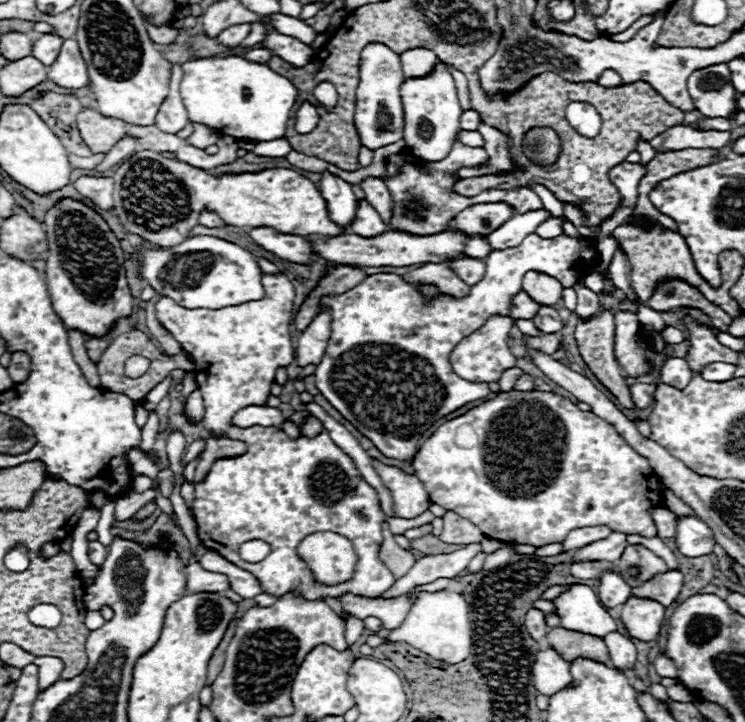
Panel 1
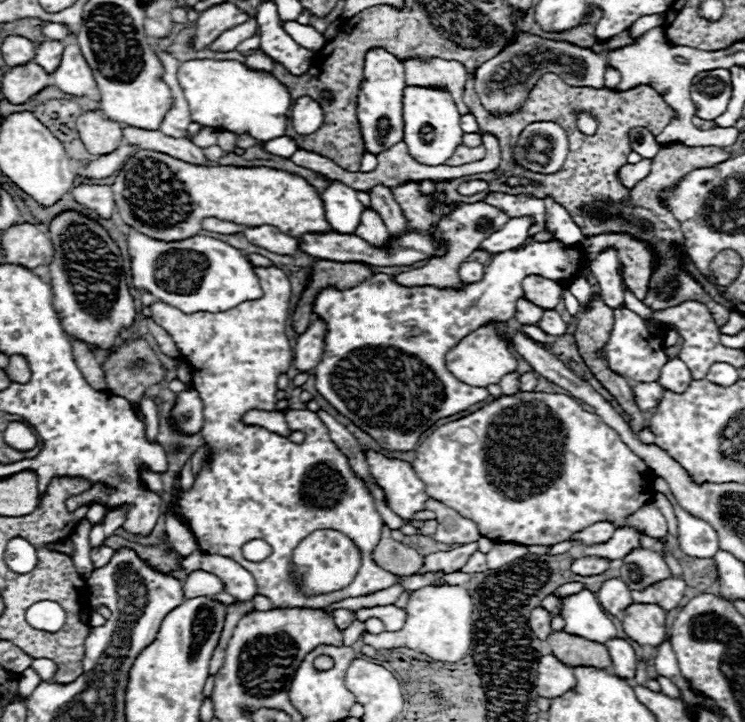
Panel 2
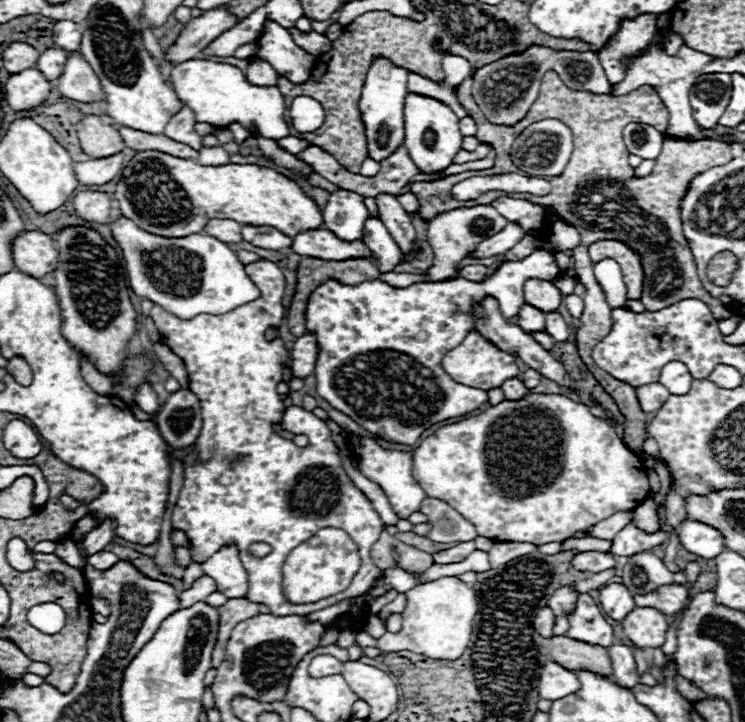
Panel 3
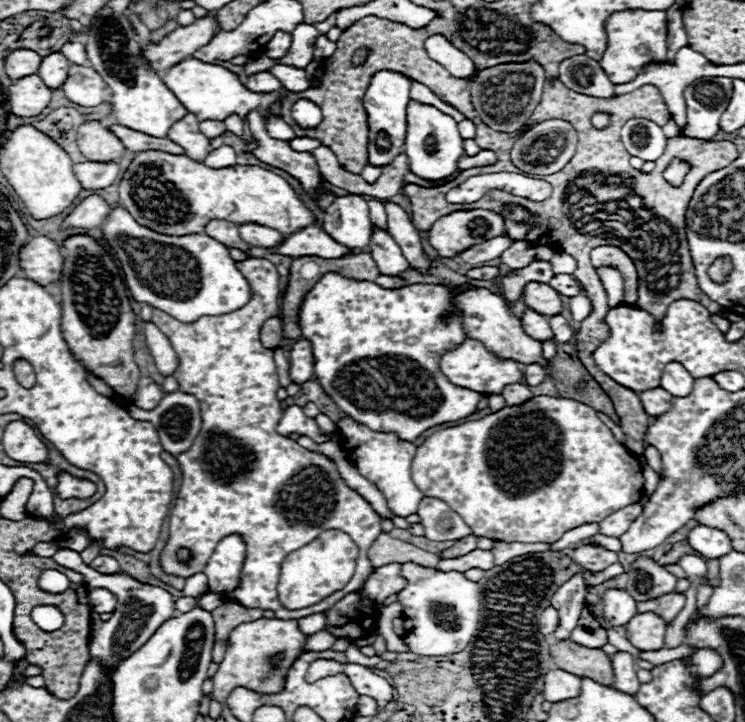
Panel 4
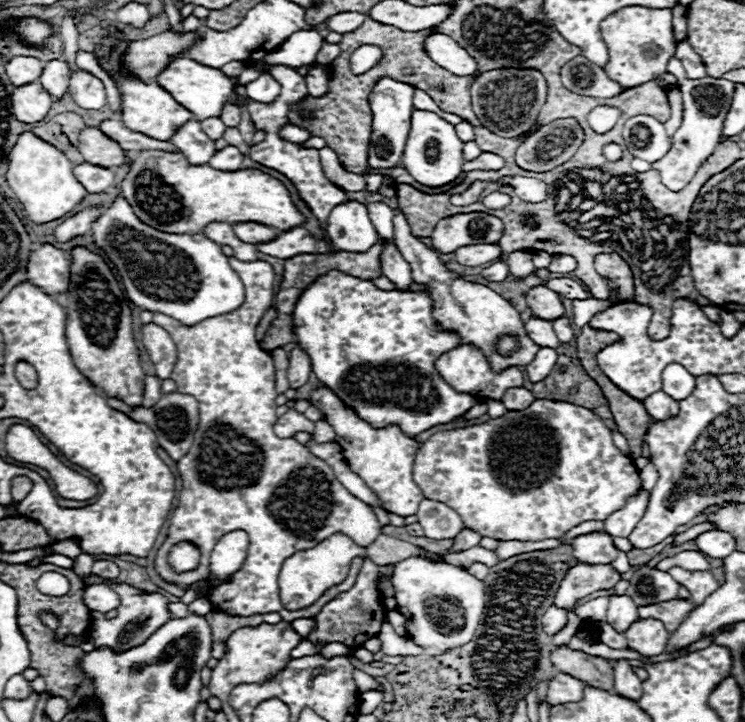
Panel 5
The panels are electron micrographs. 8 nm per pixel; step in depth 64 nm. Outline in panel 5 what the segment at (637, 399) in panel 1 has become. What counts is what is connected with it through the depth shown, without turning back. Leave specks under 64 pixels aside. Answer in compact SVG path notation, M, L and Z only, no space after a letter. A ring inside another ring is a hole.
M658 392L658 394L652 394L650 398L646 398L644 402L648 414L654 418L654 420L668 420L672 418L674 414L678 414L678 402L674 398L670 398L666 392Z

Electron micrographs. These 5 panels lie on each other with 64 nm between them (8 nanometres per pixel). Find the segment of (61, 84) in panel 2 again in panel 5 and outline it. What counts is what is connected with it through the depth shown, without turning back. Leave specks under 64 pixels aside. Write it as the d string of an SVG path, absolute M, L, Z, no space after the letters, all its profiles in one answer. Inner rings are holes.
M78 70L70 76L70 96L72 100L80 106L80 108L86 108L86 110L100 110L106 106L106 92L104 92L104 84L84 72L84 70Z

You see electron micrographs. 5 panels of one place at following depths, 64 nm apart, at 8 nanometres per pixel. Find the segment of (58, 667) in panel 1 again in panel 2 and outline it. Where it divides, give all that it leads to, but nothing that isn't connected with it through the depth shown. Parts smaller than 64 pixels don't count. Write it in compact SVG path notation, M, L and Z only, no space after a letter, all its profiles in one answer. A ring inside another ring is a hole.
M36 658L34 662L32 662L32 668L34 668L34 672L42 678L42 680L50 680L52 676L54 676L54 672L56 672L56 666L54 666L54 662L50 662L50 660L46 660L46 658Z

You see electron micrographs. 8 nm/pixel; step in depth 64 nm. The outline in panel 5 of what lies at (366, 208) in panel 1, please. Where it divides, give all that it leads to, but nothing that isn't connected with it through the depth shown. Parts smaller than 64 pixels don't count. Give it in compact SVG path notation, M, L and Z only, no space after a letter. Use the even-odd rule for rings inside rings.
M384 242L382 252L382 274L396 286L396 290L408 290L412 284L410 264L402 258L400 250L388 242Z

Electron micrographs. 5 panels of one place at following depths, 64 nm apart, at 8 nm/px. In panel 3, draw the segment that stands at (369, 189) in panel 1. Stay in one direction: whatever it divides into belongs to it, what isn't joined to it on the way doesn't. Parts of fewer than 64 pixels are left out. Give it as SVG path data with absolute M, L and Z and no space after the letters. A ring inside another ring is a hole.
M388 194L376 196L376 204L380 210L380 218L384 226L390 230L394 242L400 246L402 252L410 254L410 250L416 244L416 230L412 226L410 216L402 208L402 204L394 196L388 196Z

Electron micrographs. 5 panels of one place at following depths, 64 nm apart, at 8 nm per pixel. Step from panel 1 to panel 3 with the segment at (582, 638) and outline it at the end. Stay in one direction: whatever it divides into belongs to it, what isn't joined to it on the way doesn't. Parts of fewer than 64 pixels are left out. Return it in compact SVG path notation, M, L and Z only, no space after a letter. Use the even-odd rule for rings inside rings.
M554 636L550 638L550 658L572 672L586 670L604 678L612 678L610 656L602 646L590 646L568 636Z

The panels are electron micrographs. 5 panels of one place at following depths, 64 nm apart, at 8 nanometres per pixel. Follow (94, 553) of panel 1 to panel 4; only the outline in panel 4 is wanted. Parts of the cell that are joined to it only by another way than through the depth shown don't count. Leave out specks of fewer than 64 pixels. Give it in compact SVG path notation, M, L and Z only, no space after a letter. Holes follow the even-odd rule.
M98 556L96 560L92 560L90 566L100 574L118 574L118 570L120 570L118 562L114 558L110 558L110 556Z

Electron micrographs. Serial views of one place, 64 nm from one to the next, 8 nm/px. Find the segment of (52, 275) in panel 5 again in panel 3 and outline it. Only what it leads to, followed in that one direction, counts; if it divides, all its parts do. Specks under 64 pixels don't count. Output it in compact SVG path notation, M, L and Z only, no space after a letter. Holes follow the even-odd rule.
M26 232L20 238L14 240L14 264L18 270L24 274L30 274L32 278L42 280L46 274L52 274L56 264L58 264L58 250L54 246L52 236L42 234L42 232Z

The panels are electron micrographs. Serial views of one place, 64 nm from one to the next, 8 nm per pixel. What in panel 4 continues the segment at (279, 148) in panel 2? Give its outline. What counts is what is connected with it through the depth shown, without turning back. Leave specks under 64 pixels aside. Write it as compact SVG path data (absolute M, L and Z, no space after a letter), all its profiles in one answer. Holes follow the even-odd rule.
M294 138L290 140L290 146L294 146L294 150L314 150L322 146L322 142L318 142L316 138Z

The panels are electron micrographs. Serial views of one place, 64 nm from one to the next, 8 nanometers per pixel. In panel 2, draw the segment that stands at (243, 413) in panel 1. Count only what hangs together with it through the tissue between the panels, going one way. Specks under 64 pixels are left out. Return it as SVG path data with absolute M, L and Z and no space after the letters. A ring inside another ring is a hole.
M252 410L244 416L244 420L248 424L260 424L264 428L268 428L270 432L276 432L280 436L290 436L290 428L284 420L284 412L260 412L260 410Z

